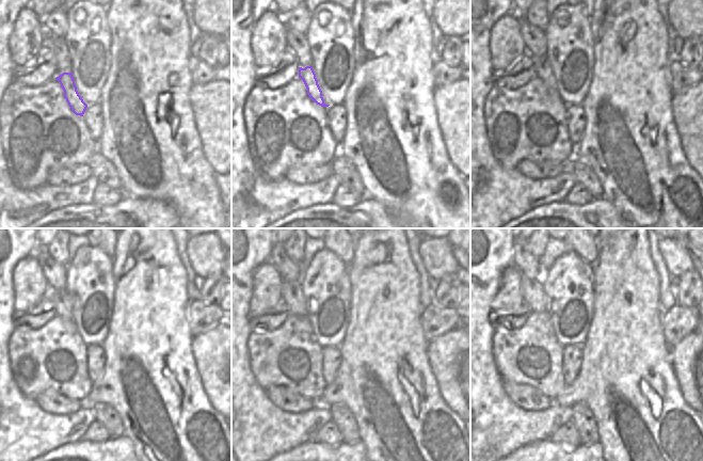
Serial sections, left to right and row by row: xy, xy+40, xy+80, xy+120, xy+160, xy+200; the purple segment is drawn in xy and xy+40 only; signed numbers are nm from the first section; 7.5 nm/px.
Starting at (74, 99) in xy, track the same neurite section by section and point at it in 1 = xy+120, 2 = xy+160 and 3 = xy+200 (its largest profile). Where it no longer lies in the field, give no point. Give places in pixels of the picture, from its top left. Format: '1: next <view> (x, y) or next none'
1: next xy+120 (63, 303)
2: next xy+160 (292, 293)
3: next xy+200 (533, 296)

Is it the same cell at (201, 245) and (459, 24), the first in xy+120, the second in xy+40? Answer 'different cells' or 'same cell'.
same cell

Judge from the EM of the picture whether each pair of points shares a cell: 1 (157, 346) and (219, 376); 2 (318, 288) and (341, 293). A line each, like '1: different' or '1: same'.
1: different
2: same

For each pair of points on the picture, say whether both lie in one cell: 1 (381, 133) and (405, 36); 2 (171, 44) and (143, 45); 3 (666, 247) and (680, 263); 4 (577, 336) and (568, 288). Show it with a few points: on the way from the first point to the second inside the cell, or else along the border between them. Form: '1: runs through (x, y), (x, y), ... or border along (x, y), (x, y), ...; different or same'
1: runs through (389, 109), (393, 61); same
2: runs through (164, 44), (149, 45); same
3: runs through (670, 251), (676, 258); same
4: runs through (562, 335), (558, 322), (566, 303); same

